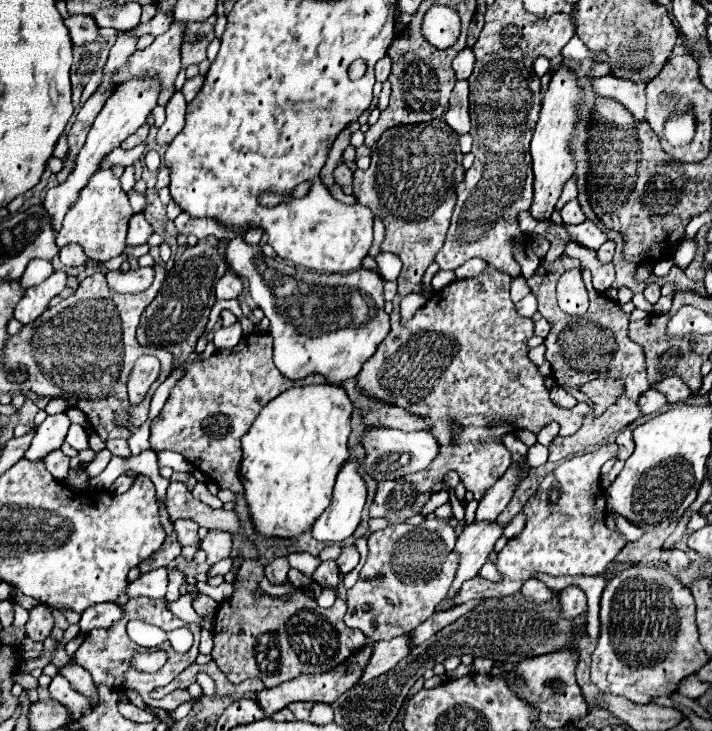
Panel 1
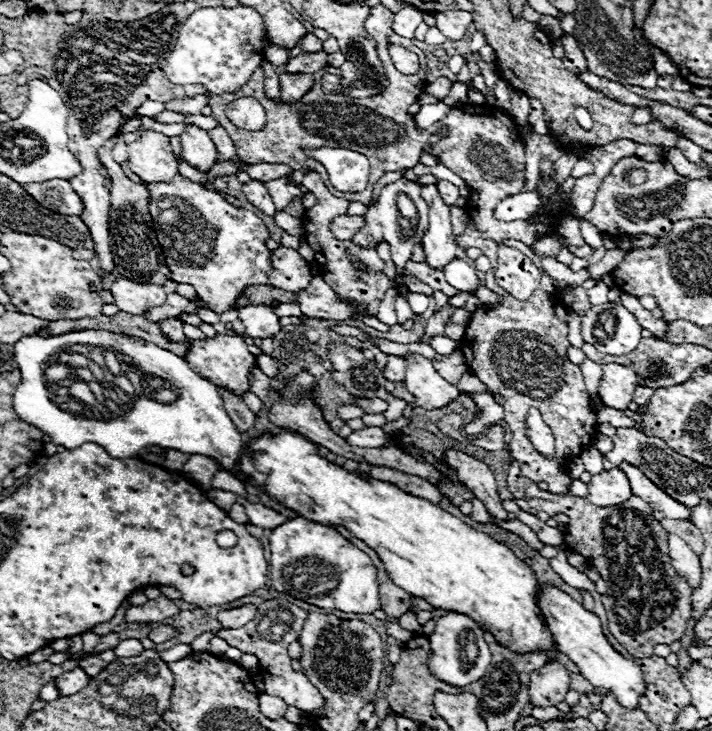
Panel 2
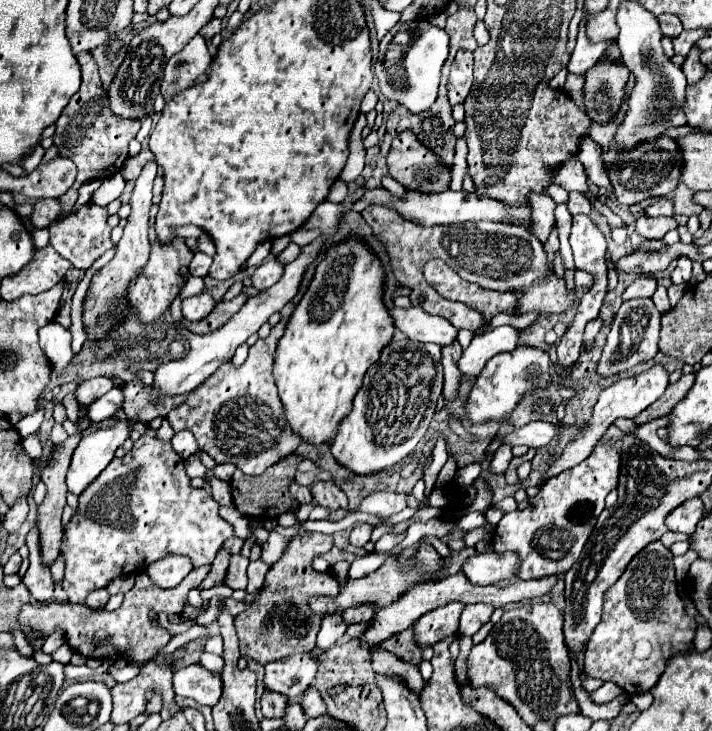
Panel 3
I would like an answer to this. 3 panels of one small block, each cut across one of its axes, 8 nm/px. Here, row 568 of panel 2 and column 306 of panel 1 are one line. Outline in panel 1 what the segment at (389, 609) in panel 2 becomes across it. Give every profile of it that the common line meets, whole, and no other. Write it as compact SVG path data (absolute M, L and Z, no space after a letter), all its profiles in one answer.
M252 332L248 336L242 336L238 346L228 352L214 352L208 360L198 358L190 360L186 364L184 376L176 382L172 388L162 412L152 420L150 424L150 444L156 452L160 450L172 450L182 454L188 462L192 462L206 478L218 484L218 488L228 488L234 494L242 494L242 480L240 480L240 460L242 460L242 448L240 438L248 432L260 410L278 394L294 388L294 386L306 386L306 384L324 384L326 378L320 374L306 376L304 380L288 380L280 374L280 370L272 362L272 336L270 334L258 334Z

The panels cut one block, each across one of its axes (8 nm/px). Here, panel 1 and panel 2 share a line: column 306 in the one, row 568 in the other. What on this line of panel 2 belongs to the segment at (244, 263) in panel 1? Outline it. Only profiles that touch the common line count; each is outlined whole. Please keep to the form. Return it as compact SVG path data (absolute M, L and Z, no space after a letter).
M304 518L288 520L270 534L270 580L278 592L304 600L320 608L336 608L354 614L372 614L380 610L378 576L370 558L358 550L336 528L308 522Z

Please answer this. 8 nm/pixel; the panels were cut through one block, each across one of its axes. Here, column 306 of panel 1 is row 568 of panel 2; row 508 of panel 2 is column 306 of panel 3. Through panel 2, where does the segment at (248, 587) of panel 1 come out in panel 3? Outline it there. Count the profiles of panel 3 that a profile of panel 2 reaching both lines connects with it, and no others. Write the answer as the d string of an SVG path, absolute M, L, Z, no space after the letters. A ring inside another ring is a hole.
M312 532L306 536L296 536L290 540L282 558L268 570L262 594L234 618L234 626L240 640L242 656L248 656L260 664L280 660L292 654L310 652L316 646L316 636L322 624L322 616L314 614L310 608L312 596L338 596L338 580L329 571L318 572L312 568L312 558L322 556L332 548L332 536ZM278 592L284 592L286 598L278 598ZM270 618L270 624L266 626Z

